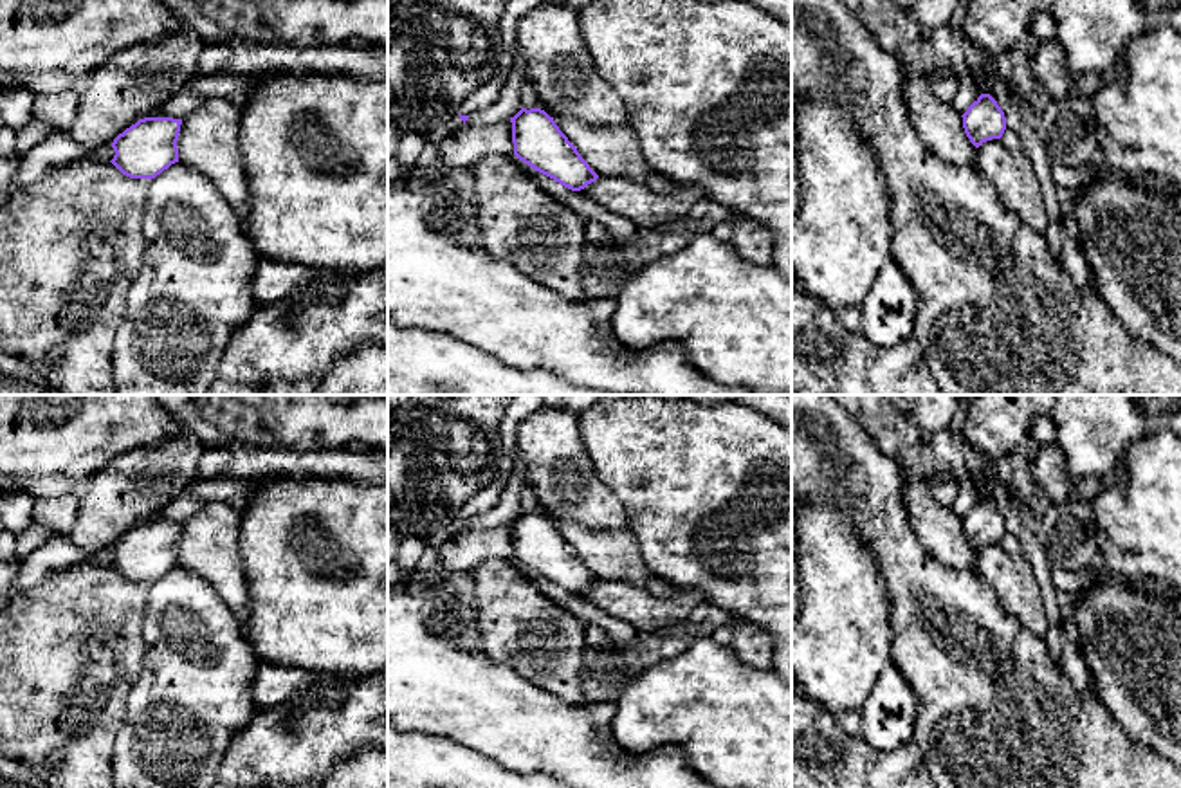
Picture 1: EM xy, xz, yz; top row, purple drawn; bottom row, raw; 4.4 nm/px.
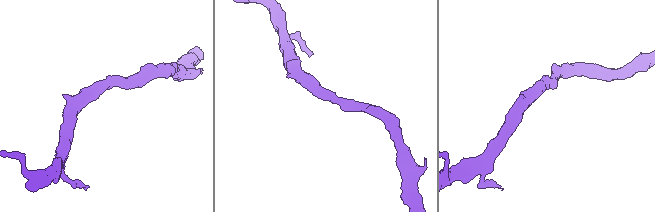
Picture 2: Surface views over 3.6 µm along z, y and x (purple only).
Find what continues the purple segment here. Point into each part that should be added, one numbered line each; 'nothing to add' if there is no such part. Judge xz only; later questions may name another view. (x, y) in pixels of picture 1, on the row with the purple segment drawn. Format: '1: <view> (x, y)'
nothing to add

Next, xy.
nothing to add

